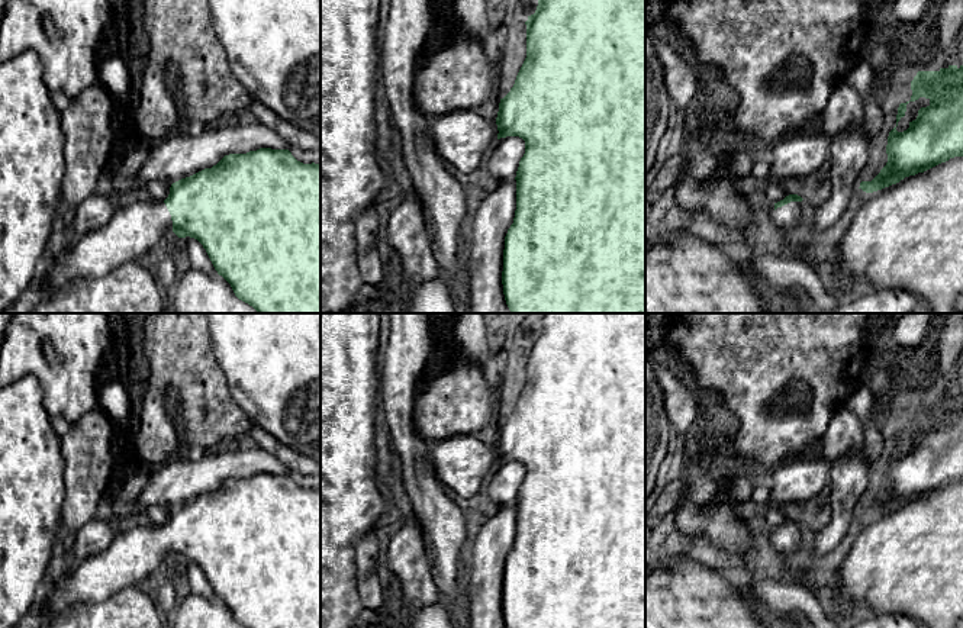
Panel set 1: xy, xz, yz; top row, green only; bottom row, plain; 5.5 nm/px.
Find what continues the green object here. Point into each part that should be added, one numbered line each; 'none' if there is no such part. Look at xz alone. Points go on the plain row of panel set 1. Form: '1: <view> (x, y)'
1: xz (461, 463)

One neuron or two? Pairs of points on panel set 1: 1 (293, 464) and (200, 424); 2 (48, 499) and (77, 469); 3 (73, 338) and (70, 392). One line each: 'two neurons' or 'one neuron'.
1: two neurons
2: two neurons
3: one neuron

